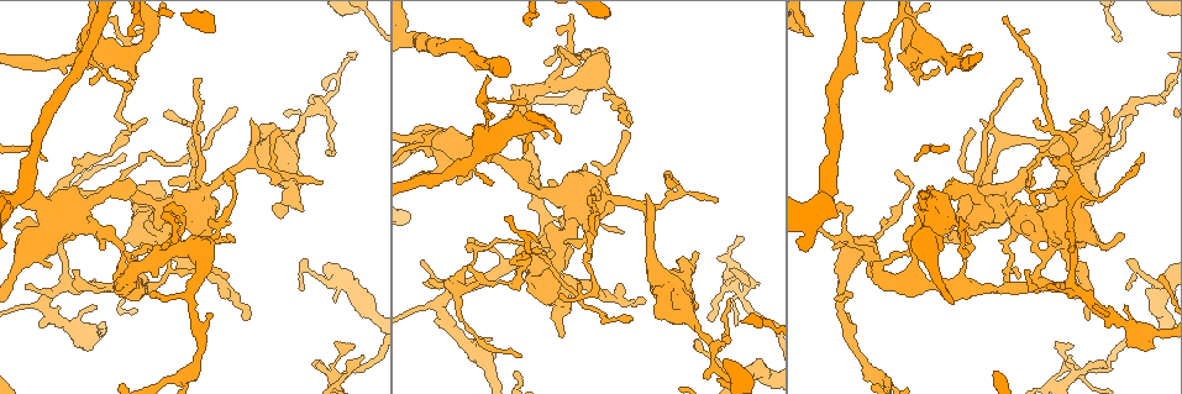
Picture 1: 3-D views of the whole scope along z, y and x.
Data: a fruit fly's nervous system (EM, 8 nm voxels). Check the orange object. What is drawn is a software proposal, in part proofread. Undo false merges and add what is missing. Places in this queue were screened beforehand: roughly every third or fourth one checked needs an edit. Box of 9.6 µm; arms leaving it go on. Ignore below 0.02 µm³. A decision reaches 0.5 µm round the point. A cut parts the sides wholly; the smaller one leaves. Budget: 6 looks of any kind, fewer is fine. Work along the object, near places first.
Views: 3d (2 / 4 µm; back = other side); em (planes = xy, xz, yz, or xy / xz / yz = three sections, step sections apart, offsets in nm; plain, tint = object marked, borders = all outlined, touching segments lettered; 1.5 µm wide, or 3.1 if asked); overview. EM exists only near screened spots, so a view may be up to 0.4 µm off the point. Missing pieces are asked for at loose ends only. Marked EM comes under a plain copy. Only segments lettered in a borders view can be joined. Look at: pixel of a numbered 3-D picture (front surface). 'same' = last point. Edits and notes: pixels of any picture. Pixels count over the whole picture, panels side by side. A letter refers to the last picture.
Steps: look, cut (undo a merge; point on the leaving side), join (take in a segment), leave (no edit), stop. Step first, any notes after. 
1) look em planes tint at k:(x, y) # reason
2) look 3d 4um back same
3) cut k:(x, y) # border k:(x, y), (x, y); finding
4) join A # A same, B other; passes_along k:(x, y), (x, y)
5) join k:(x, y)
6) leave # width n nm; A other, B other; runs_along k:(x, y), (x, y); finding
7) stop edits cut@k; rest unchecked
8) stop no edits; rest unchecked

look 3d 4um at 1:(148, 248) # free end

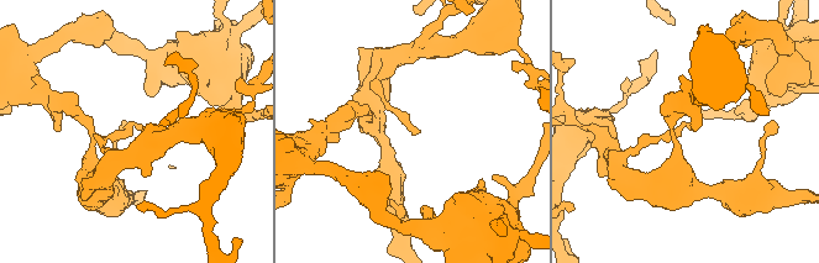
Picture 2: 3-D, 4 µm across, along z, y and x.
look em planes tint at 2:(414, 134) # shape alone is not enough

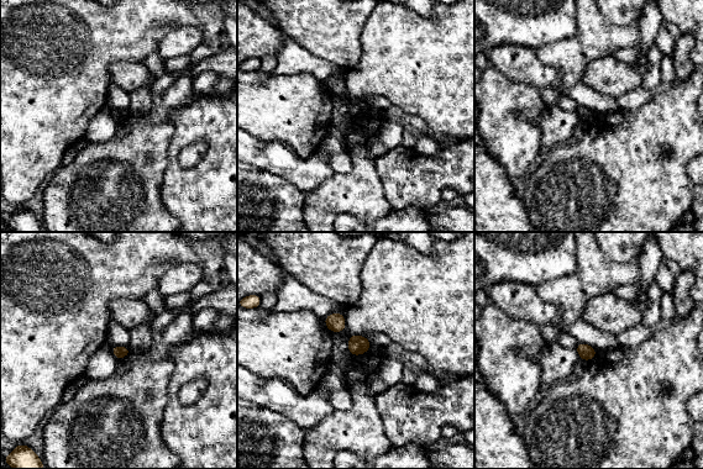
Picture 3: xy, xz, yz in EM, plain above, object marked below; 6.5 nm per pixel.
look em planes borders same

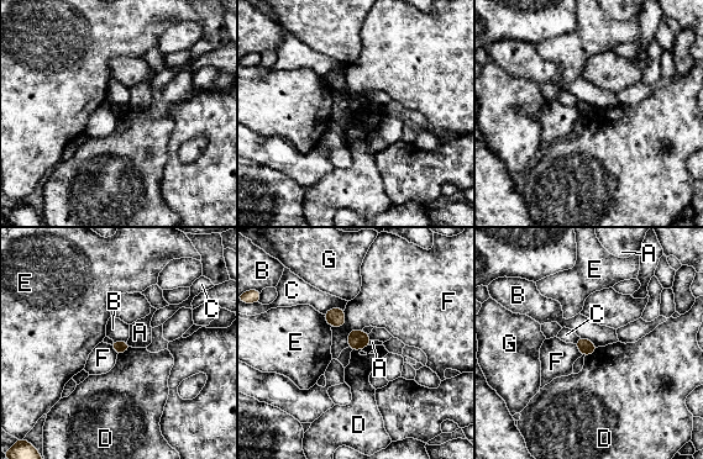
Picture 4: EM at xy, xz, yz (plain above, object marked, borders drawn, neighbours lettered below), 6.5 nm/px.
leave # A other, B other, C other, D other, E other, F other, G other; border 4:(580, 336), (589, 339), (597, 347); none of them fits

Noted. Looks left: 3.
look 3d 2um at 1:(477, 256)

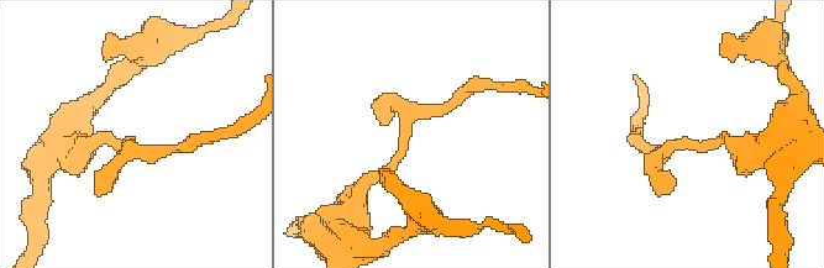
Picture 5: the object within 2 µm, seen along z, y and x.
look em planes borders at 5:(128, 142)

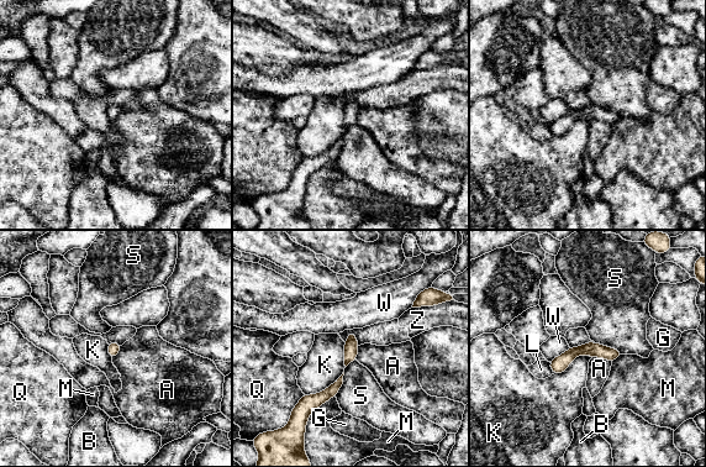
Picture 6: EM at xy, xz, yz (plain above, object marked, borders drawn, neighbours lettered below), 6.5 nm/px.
leave # A other, B other, G other, K other, L other, M other, Q other, S other, W other, Z other; border 6:(593, 356), (599, 356), (611, 362); all the same neuron

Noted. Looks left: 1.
look em planes borders at 1:(544, 63) # thin end

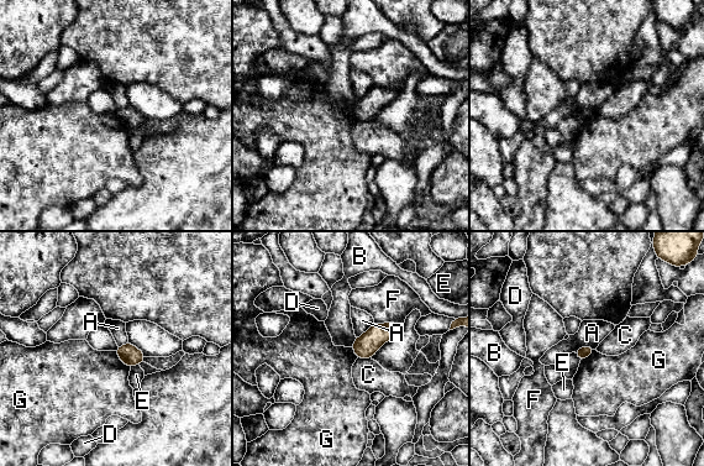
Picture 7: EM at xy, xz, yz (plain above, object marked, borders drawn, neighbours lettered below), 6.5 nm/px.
leave # A other, B other, C other, D other, E other, F other, G other; border 7:(356, 338), (352, 346); no lettered segment goes on from it

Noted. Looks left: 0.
stop no edits; rest unchecked

